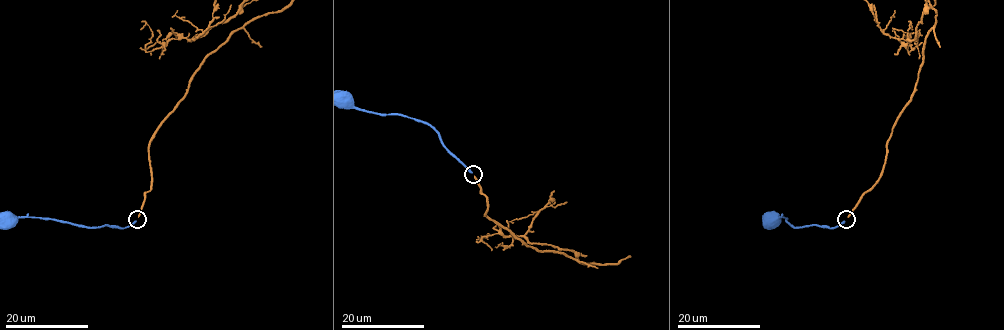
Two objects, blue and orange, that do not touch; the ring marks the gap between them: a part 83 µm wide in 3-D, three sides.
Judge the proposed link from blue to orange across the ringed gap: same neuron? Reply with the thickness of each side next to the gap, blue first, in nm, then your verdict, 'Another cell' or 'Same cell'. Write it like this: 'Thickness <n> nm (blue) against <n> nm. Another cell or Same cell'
Thickness 280 nm (blue) against 180 nm. Same cell

